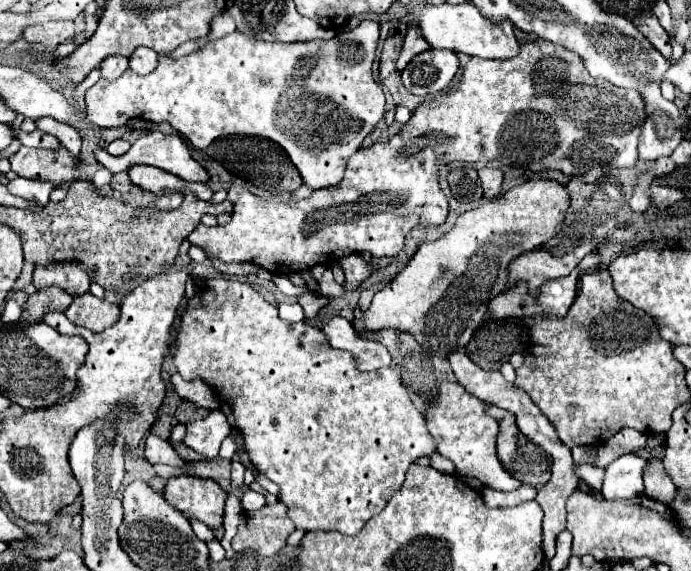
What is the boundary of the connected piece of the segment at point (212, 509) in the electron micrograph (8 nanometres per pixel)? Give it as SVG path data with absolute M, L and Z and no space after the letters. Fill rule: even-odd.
M189 475L169 477L161 495L165 495L165 501L183 513L185 519L201 521L209 529L217 529L223 523L227 493L215 481Z

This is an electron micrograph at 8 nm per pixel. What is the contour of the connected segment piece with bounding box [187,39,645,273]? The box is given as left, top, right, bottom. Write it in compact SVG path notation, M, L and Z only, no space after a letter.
M537 39L531 43L525 43L519 51L519 55L515 59L507 59L507 61L497 61L497 59L479 59L479 57L471 57L471 61L465 65L461 79L447 89L445 93L441 93L435 99L423 101L417 105L417 109L411 113L411 119L405 123L405 127L393 136L389 141L381 143L373 143L367 149L359 149L357 153L351 155L349 163L347 163L347 171L345 171L345 179L337 185L337 187L327 187L327 189L319 189L313 191L309 199L301 199L297 203L289 203L289 201L265 201L249 191L245 191L239 185L231 185L229 187L229 201L233 203L233 217L227 225L215 225L215 227L205 227L199 225L187 239L191 245L197 245L205 251L207 259L221 259L223 263L255 263L259 267L269 269L271 273L293 273L293 271L303 271L303 269L311 269L313 265L319 263L333 263L337 259L343 259L347 255L353 253L363 253L369 251L375 257L395 257L401 249L403 249L403 241L409 235L411 229L415 227L437 227L443 225L447 221L449 215L449 203L447 197L443 193L435 193L441 191L439 189L439 167L447 165L451 161L479 161L479 163L487 163L487 161L501 161L503 165L511 165L511 167L521 167L521 169L531 169L531 171L547 171L547 169L559 169L565 175L571 177L581 177L583 181L595 181L601 175L605 175L609 169L619 169L619 167L633 167L637 161L637 137L641 131L641 125L645 121L645 105L643 105L643 97L637 91L627 91L621 87L615 87L613 83L605 81L605 79L593 79L587 71L583 61L577 57L577 53L563 49L559 45L553 45L551 41L545 39Z

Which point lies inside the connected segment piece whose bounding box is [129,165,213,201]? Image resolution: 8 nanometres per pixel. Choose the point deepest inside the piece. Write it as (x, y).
(157, 181)

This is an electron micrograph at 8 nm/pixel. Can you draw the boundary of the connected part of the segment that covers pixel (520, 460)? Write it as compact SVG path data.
M489 407L487 413L495 417L501 427L499 437L497 437L497 455L503 463L503 467L517 477L521 483L529 485L539 485L549 481L551 473L551 463L549 455L533 445L519 429L515 423L513 413L501 407Z

